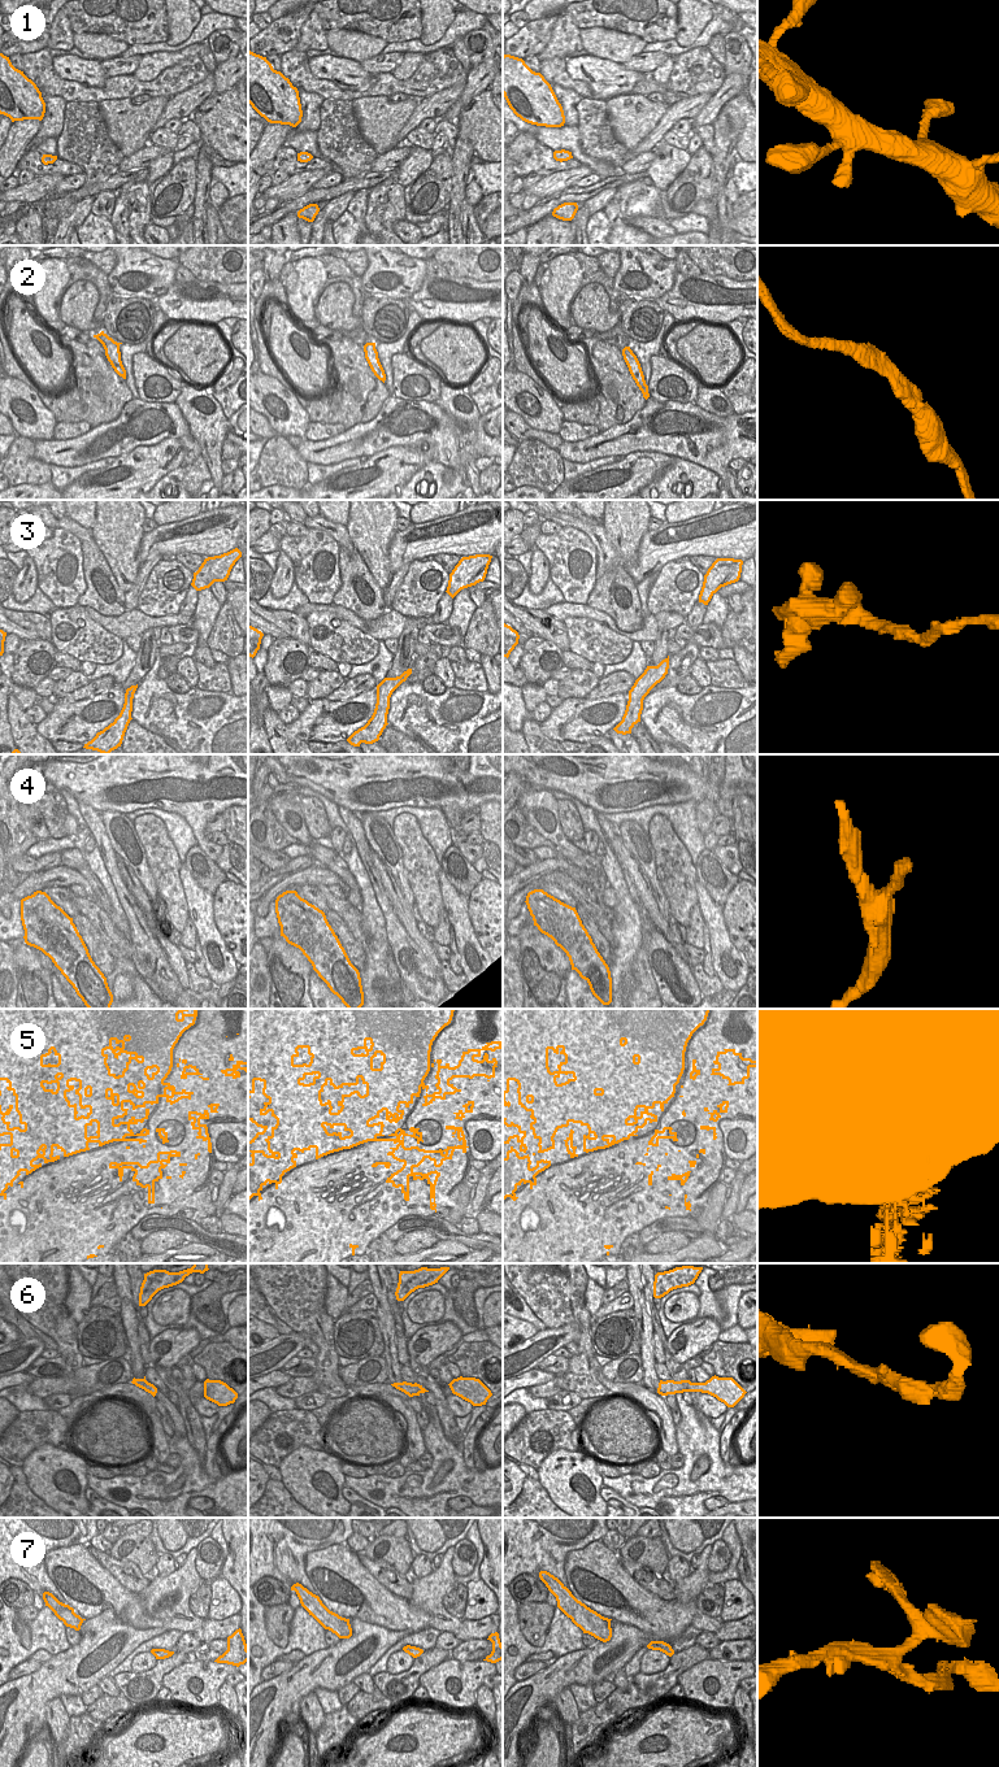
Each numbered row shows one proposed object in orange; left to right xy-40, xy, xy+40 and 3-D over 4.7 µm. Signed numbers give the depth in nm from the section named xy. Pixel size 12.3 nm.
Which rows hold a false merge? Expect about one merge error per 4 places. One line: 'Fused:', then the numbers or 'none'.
Fused: 4, 7

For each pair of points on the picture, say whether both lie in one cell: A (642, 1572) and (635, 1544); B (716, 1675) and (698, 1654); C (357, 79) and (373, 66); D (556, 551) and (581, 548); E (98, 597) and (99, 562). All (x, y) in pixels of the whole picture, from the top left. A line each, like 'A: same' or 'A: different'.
A: different
B: different
C: different
D: same
E: same

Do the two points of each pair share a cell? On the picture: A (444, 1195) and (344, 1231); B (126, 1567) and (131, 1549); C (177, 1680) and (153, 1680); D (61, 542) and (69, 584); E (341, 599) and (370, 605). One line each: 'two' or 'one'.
A: one
B: two
C: two
D: one
E: one

